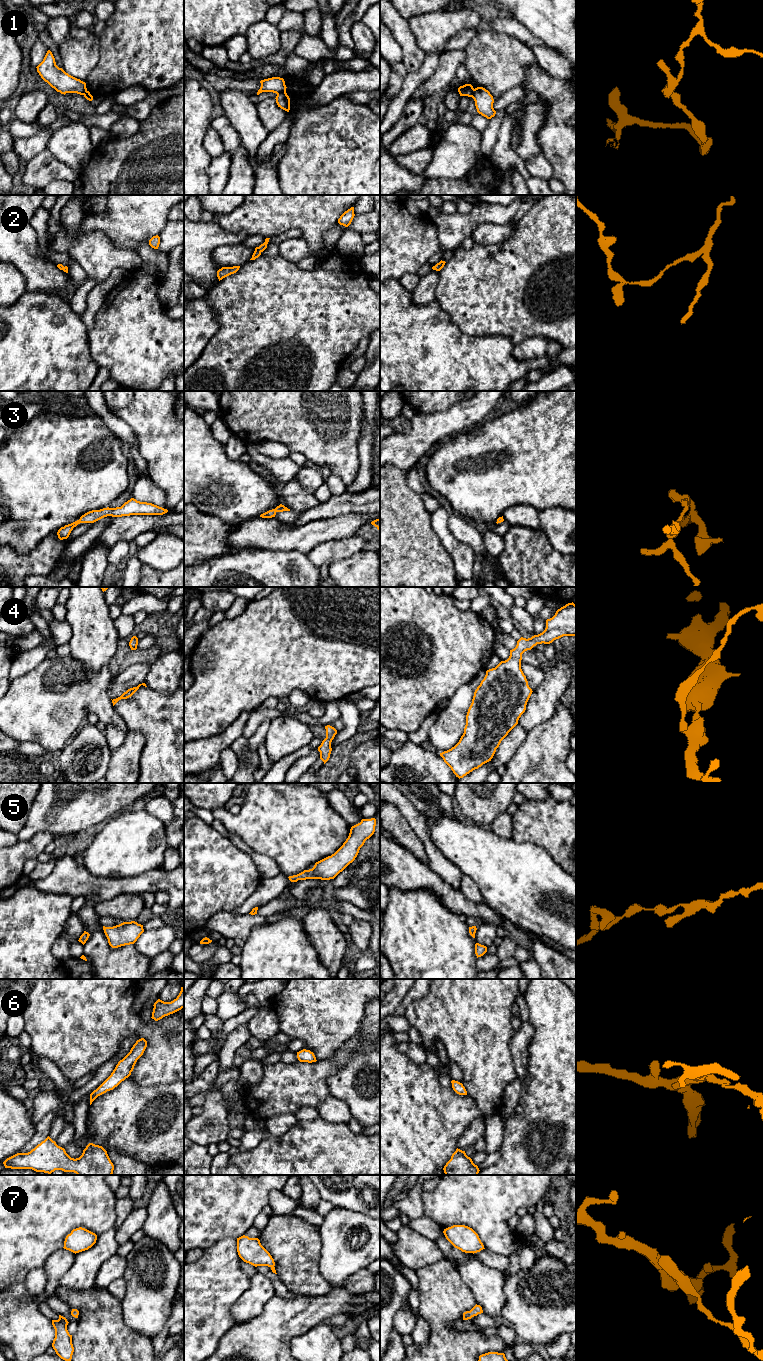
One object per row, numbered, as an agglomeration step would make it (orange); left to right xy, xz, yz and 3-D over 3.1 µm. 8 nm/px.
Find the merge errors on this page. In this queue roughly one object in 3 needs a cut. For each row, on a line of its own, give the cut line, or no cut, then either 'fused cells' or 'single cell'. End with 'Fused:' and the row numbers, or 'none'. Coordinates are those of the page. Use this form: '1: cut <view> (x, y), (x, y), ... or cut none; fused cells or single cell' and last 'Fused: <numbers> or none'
1: cut xz (285, 90), (277, 94); fused cells
2: cut none; single cell
3: cut none; single cell
4: cut none; single cell
5: cut none; single cell
6: cut none; single cell
7: cut none; single cell
Fused: 1

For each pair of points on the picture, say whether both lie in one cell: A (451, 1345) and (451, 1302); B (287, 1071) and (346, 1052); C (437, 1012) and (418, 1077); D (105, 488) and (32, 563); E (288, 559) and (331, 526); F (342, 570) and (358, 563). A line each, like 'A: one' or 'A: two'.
A: one
B: one
C: two
D: two
E: two
F: one

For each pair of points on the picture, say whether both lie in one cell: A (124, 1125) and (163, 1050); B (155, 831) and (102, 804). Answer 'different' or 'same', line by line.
A: different
B: different

